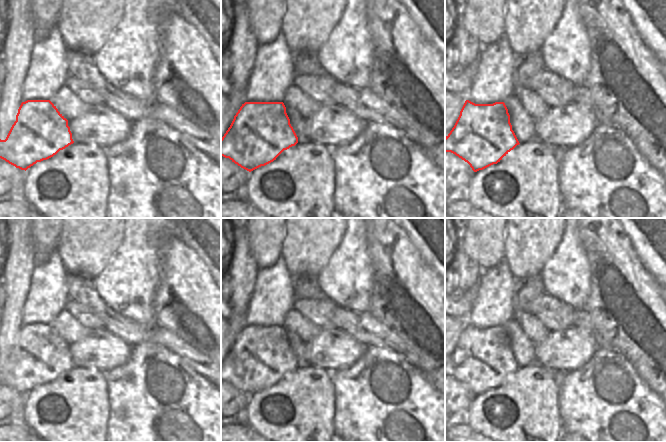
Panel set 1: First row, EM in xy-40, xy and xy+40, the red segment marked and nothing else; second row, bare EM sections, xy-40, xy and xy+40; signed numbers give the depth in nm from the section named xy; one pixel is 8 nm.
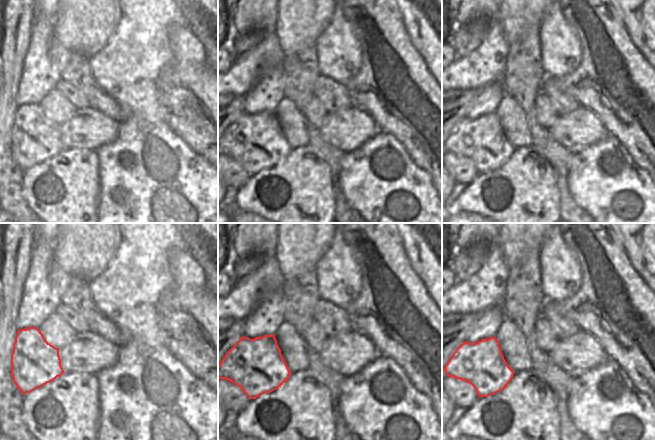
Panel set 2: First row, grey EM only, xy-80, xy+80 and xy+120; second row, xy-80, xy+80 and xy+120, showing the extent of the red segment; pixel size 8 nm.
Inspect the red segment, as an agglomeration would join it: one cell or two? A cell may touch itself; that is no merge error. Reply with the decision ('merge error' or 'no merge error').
merge error

